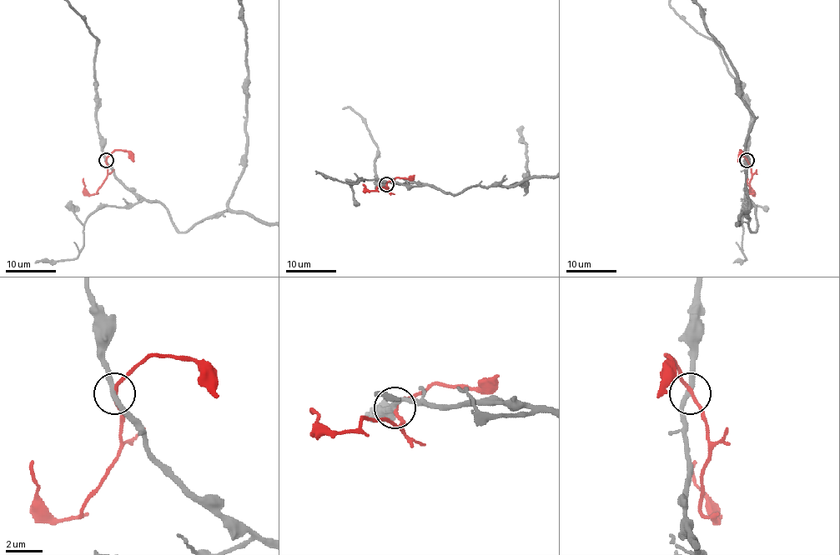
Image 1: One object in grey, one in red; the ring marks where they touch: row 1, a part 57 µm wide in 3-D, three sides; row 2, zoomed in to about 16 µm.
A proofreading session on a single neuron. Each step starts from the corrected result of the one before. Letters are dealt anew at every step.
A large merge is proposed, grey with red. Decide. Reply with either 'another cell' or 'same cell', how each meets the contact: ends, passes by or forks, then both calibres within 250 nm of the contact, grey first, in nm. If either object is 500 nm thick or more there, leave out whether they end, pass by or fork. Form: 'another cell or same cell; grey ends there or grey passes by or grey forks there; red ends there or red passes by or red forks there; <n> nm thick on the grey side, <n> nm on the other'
another cell; grey passes by; red passes by; 280 nm thick on the grey side, 160 nm on the other

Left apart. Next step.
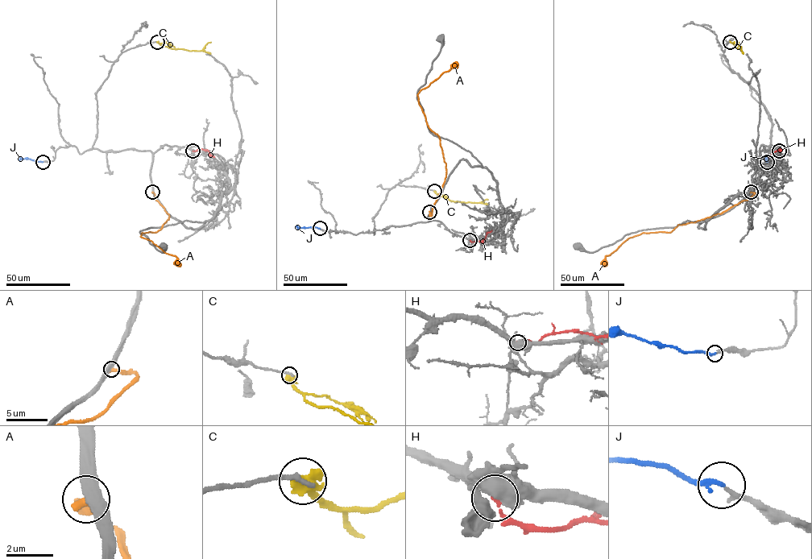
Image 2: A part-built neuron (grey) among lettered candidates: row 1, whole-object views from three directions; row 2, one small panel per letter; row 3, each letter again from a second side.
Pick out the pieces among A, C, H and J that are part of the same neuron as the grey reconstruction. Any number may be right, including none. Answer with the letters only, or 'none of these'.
J

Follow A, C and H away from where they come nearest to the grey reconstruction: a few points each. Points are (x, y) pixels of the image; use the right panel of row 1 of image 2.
A: (751, 192), (755, 193), (748, 199), (721, 213), (678, 225), (671, 232), (628, 238), (606, 255), (602, 267)
C: (730, 42), (742, 51), (739, 42)
H: (779, 151), (769, 157)

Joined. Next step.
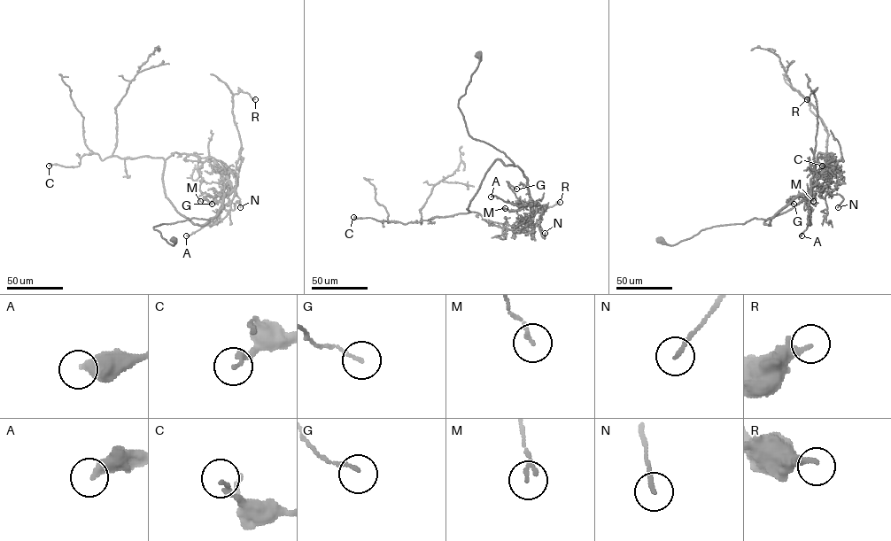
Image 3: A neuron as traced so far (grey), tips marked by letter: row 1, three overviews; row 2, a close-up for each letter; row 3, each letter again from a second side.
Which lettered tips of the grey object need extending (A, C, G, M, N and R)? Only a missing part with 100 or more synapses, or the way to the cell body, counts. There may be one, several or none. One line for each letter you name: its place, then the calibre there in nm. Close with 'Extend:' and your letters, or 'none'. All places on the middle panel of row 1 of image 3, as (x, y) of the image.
Extend: none

